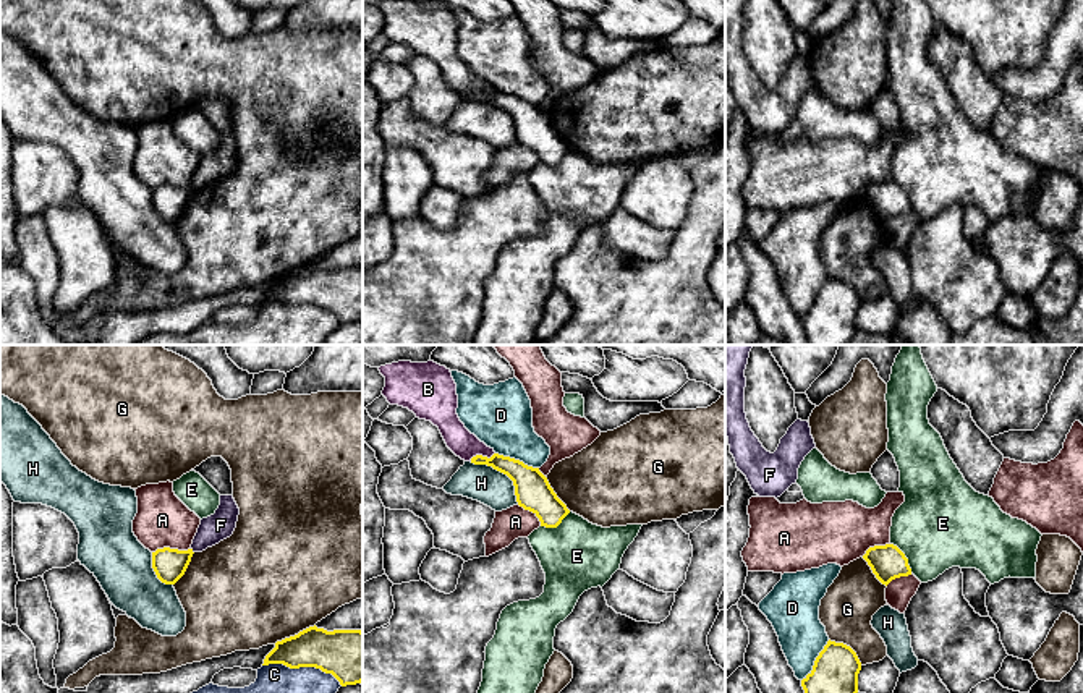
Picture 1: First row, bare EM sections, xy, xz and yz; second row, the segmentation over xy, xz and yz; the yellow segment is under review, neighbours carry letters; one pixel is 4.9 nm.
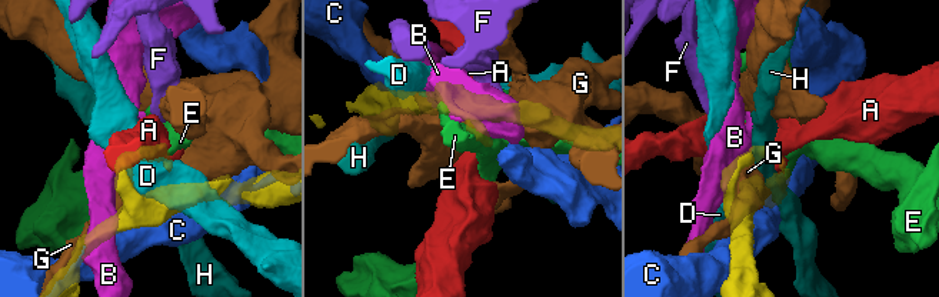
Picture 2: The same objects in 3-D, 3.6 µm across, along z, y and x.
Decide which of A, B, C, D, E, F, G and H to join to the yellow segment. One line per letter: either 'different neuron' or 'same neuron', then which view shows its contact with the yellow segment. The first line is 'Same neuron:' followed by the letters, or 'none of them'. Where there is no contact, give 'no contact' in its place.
Same neuron: none of them
A: different neuron; contact in xy
B: different neuron; contact in xz
C: different neuron; contact in xy
D: different neuron; contact in yz
E: different neuron; contact in yz
F: different neuron; contact in xy
G: different neuron; contact in xy
H: different neuron; contact in xz

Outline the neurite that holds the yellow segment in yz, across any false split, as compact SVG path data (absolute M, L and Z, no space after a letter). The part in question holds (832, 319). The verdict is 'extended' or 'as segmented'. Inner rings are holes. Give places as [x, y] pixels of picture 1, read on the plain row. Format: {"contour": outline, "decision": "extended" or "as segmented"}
{"contour": "M829 277L813 308L801 317L808 345L847 345L858 330L860 308L856 290Z", "decision": "as segmented"}

